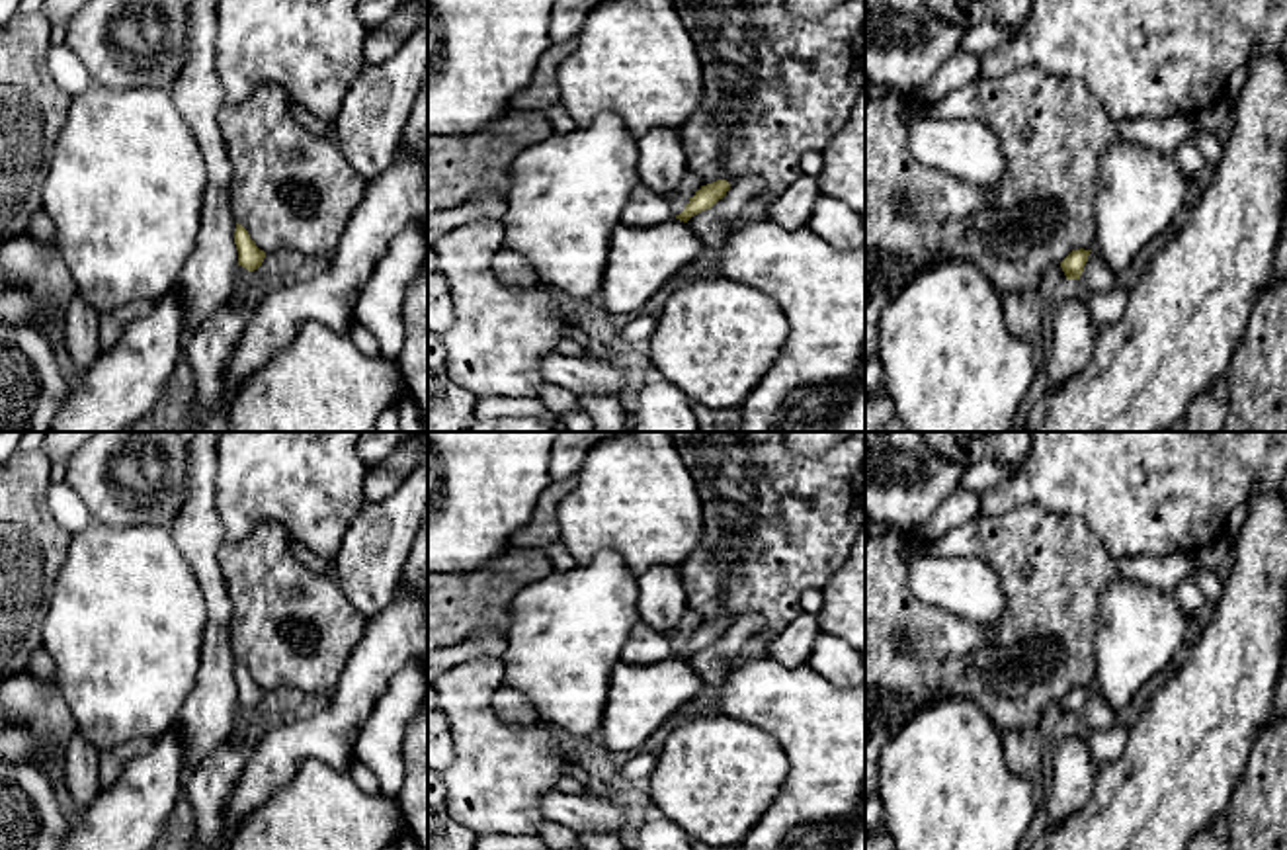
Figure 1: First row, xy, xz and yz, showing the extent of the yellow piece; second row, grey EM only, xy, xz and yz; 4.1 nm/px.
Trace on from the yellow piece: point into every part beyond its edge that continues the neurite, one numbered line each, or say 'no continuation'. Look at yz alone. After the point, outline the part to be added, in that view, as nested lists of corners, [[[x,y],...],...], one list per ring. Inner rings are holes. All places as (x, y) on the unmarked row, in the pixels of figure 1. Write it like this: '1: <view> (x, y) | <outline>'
no continuation

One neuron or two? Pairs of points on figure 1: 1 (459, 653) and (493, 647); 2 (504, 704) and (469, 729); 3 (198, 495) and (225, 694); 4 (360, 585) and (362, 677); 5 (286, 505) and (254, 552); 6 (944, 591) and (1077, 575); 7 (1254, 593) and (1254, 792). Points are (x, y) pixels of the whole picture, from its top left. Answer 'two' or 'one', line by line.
1: one
2: two
3: one
4: two
5: two
6: two
7: two

